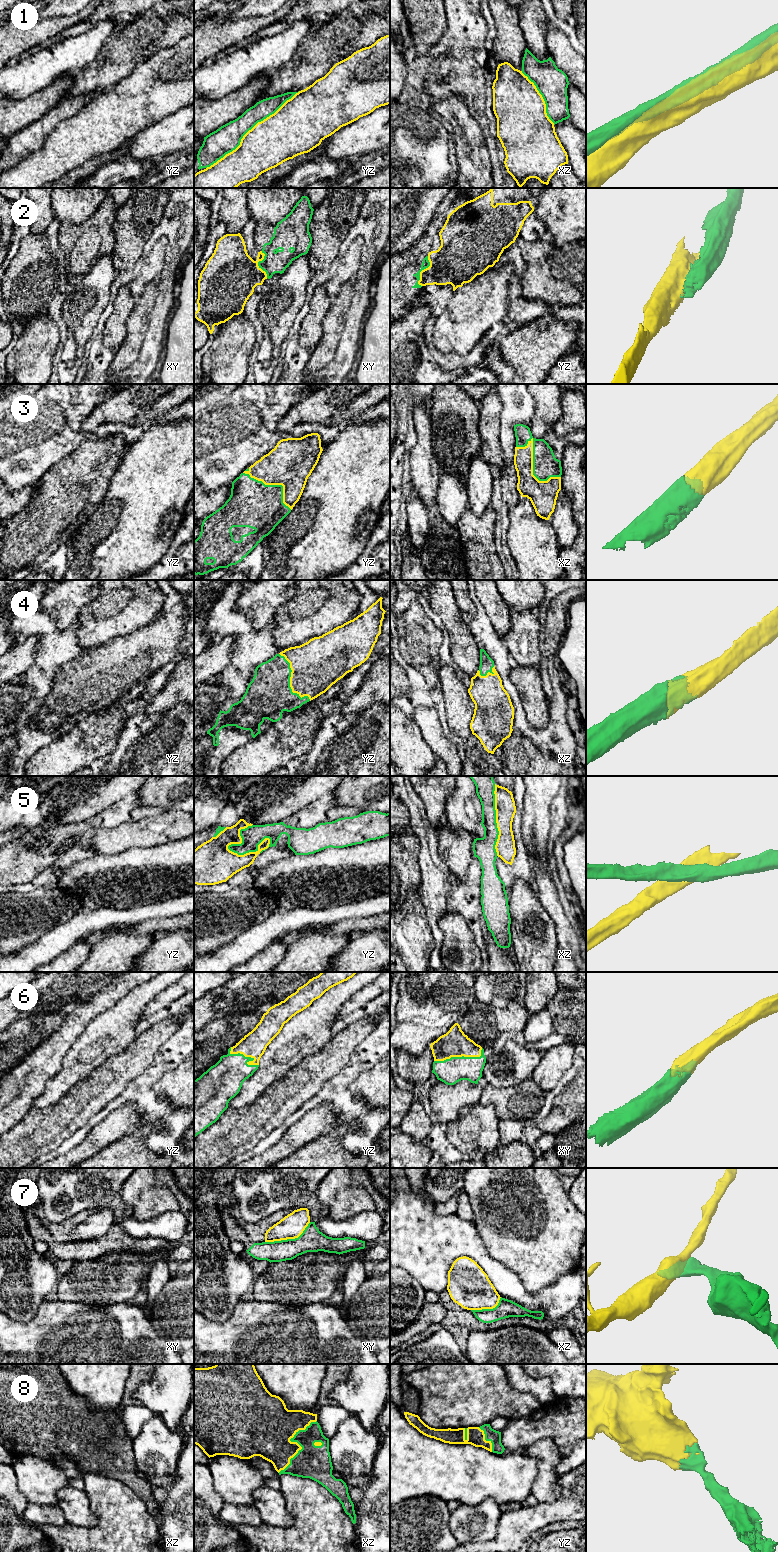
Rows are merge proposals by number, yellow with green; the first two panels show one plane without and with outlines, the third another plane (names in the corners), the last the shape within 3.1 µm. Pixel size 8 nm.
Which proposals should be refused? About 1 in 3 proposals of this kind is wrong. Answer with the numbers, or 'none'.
1, 2, 5, 7

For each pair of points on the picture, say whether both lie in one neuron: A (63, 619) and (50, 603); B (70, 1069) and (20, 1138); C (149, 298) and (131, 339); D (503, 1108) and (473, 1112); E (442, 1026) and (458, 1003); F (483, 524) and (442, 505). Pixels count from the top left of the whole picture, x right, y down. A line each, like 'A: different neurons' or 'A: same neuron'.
A: same neuron
B: different neurons
C: same neuron
D: different neurons
E: same neuron
F: different neurons

